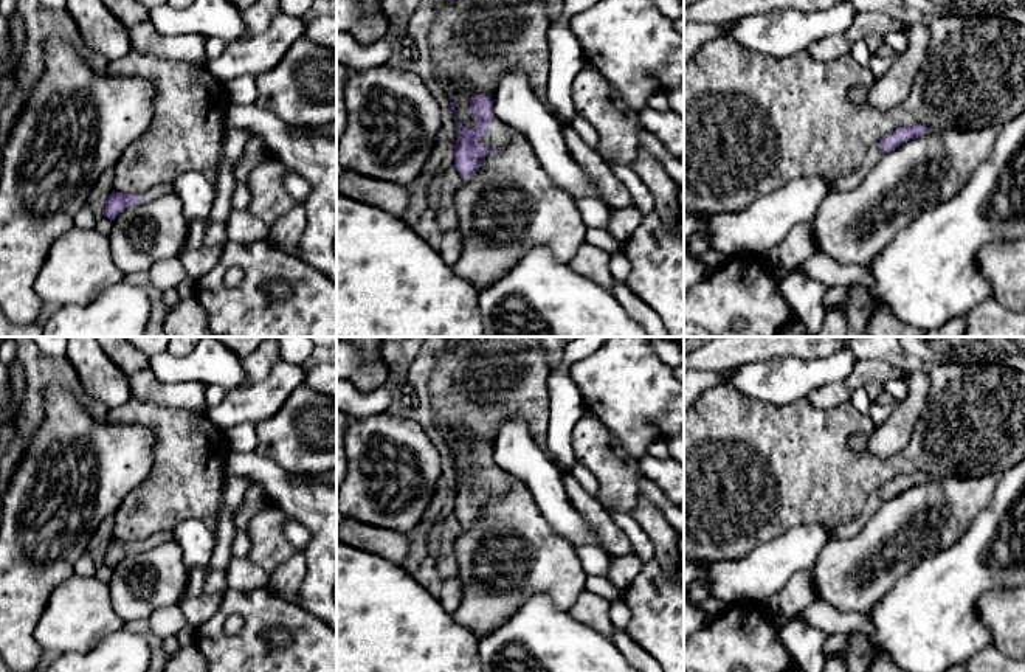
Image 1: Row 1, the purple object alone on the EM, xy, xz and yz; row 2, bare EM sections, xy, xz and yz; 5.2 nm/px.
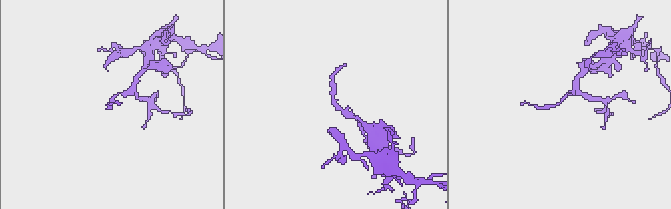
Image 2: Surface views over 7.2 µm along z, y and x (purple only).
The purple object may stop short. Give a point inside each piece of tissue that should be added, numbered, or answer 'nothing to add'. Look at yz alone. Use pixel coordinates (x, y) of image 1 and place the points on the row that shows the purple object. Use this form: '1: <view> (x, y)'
1: yz (850, 182)

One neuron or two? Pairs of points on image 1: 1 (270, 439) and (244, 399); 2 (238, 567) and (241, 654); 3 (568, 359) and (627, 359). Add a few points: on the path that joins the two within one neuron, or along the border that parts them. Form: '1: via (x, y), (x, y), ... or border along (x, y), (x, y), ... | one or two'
1: border along (287, 399), (272, 416), (255, 424) | two
2: border along (228, 587), (241, 590), (264, 588) | two
3: border along (594, 353), (571, 367), (569, 377), (582, 396) | two

